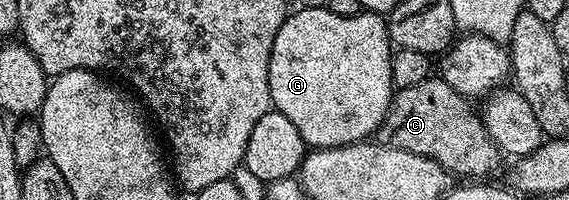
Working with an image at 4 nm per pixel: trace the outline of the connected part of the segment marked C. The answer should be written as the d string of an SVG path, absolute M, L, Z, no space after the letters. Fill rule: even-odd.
M432 77L420 81L418 85L409 85L409 89L398 89L391 96L391 104L381 121L377 132L378 142L393 149L405 149L409 153L417 153L421 157L429 157L437 161L452 176L464 175L467 181L483 181L499 167L501 152L498 145L489 137L480 114L470 107L468 100L457 89L448 85L442 77Z

